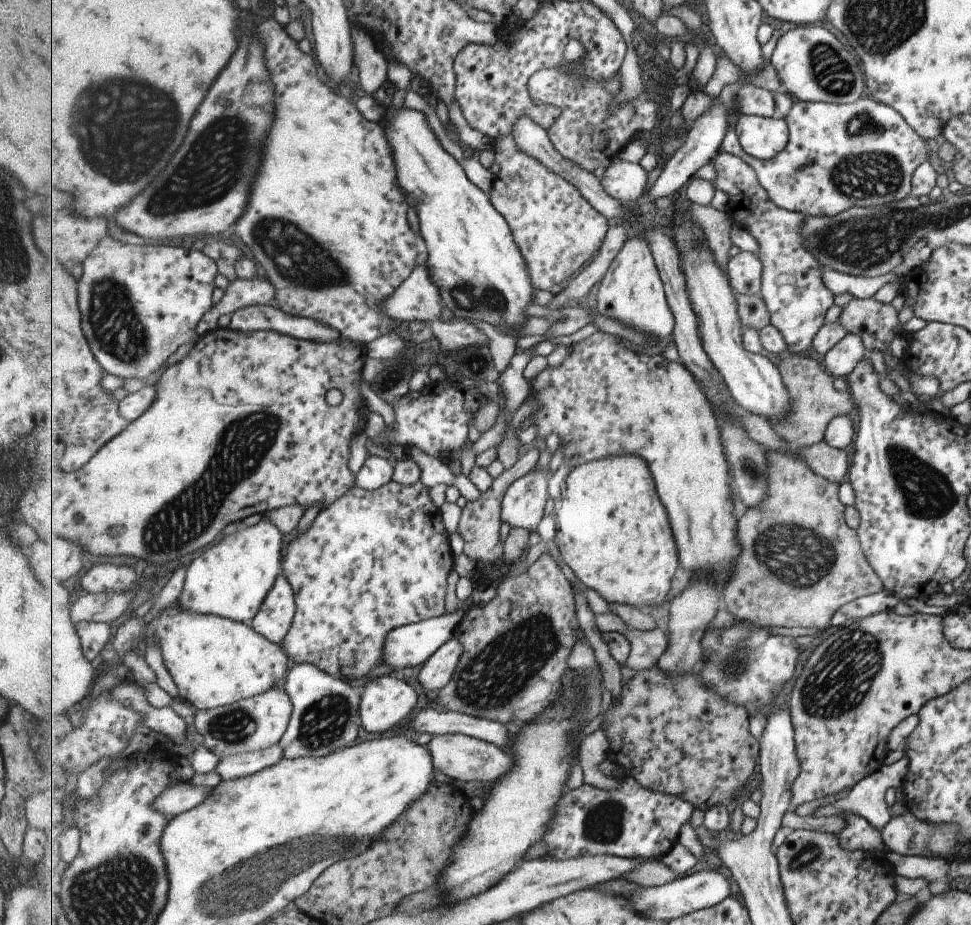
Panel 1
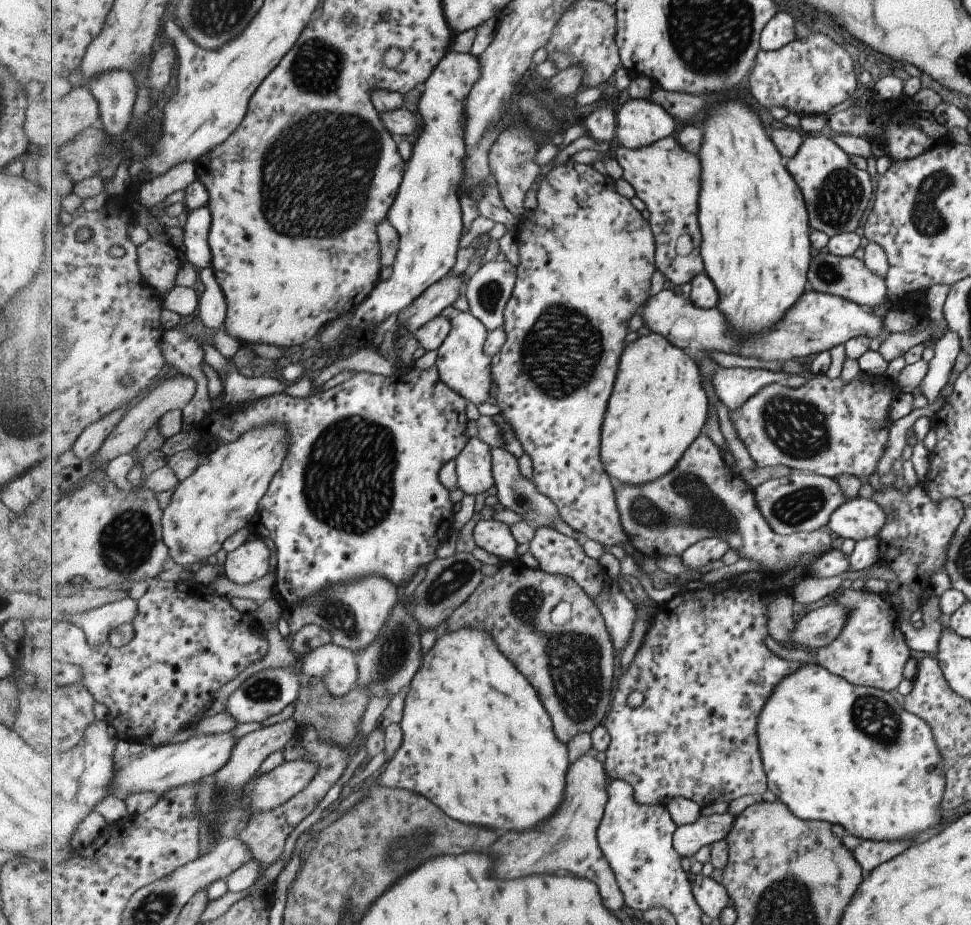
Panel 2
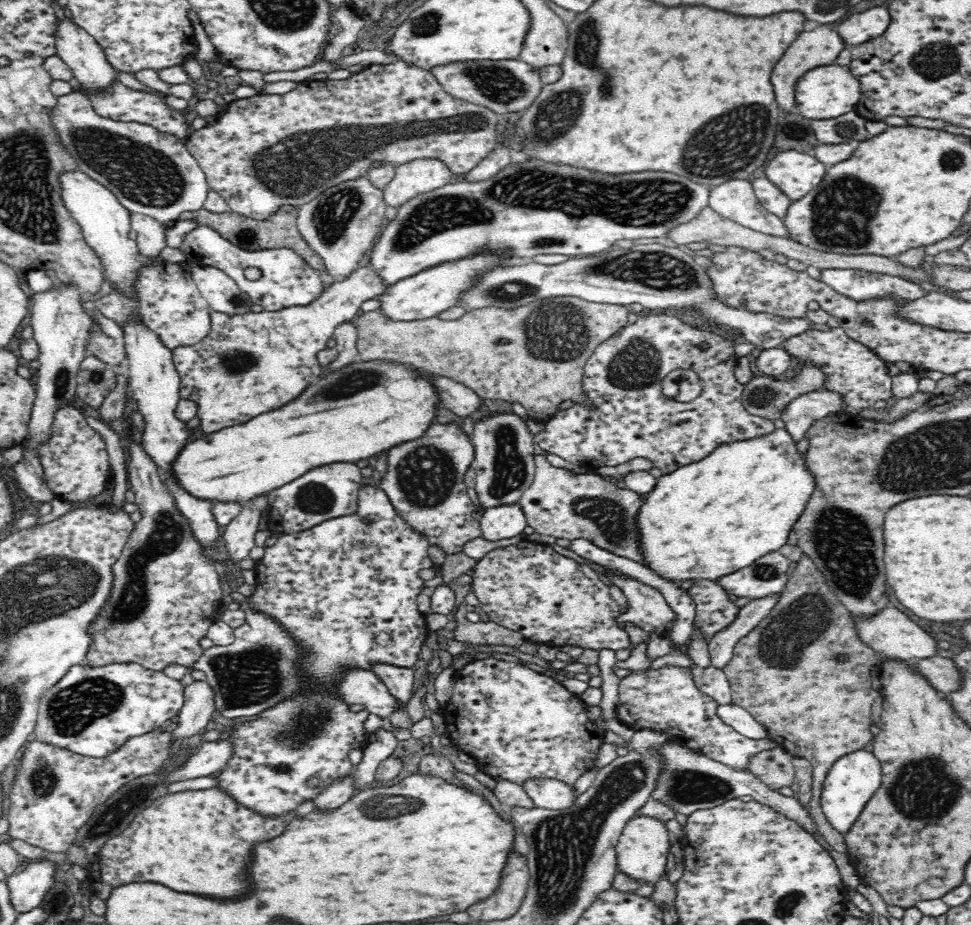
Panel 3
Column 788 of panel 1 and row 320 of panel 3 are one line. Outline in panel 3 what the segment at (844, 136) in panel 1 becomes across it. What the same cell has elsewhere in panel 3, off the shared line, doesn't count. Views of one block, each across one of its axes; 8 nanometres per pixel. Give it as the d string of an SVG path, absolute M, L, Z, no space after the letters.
M159 256L156 262L146 266L141 272L141 280L136 286L136 298L112 292L96 300L96 308L107 318L122 326L128 313L142 313L142 319L148 327L154 329L160 339L173 349L178 345L194 344L210 330L211 308L200 294L184 264L165 261Z

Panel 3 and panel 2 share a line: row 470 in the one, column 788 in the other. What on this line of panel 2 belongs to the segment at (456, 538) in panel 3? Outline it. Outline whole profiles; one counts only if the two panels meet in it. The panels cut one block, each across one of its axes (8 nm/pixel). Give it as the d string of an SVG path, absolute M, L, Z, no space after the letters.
M861 372L845 385L839 377L828 380L823 375L807 381L794 389L784 383L771 383L761 388L742 407L730 410L729 420L736 430L736 436L743 442L752 460L759 468L785 465L792 469L803 469L824 477L837 477L845 473L855 475L863 484L875 471L877 460L881 458L887 442L891 421L886 415L886 407L899 395L895 384L887 382L884 374L880 382L869 384Z

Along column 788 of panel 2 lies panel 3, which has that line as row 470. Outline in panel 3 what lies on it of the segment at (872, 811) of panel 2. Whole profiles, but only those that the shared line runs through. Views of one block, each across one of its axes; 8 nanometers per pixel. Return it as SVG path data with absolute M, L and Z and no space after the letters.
M776 428L769 436L754 440L744 440L744 442L734 442L732 444L722 444L716 448L712 454L706 456L706 459L699 462L692 462L670 475L662 475L654 486L654 490L648 493L643 500L642 506L639 506L635 516L635 526L637 526L637 550L641 556L641 564L650 572L659 576L667 582L690 582L690 580L711 580L712 583L718 582L722 576L733 574L750 566L757 558L768 554L769 552L778 551L781 546L786 544L789 532L793 524L798 520L800 513L806 506L810 493L813 491L813 476L807 472L805 467L804 455L796 448L795 442L784 428Z

